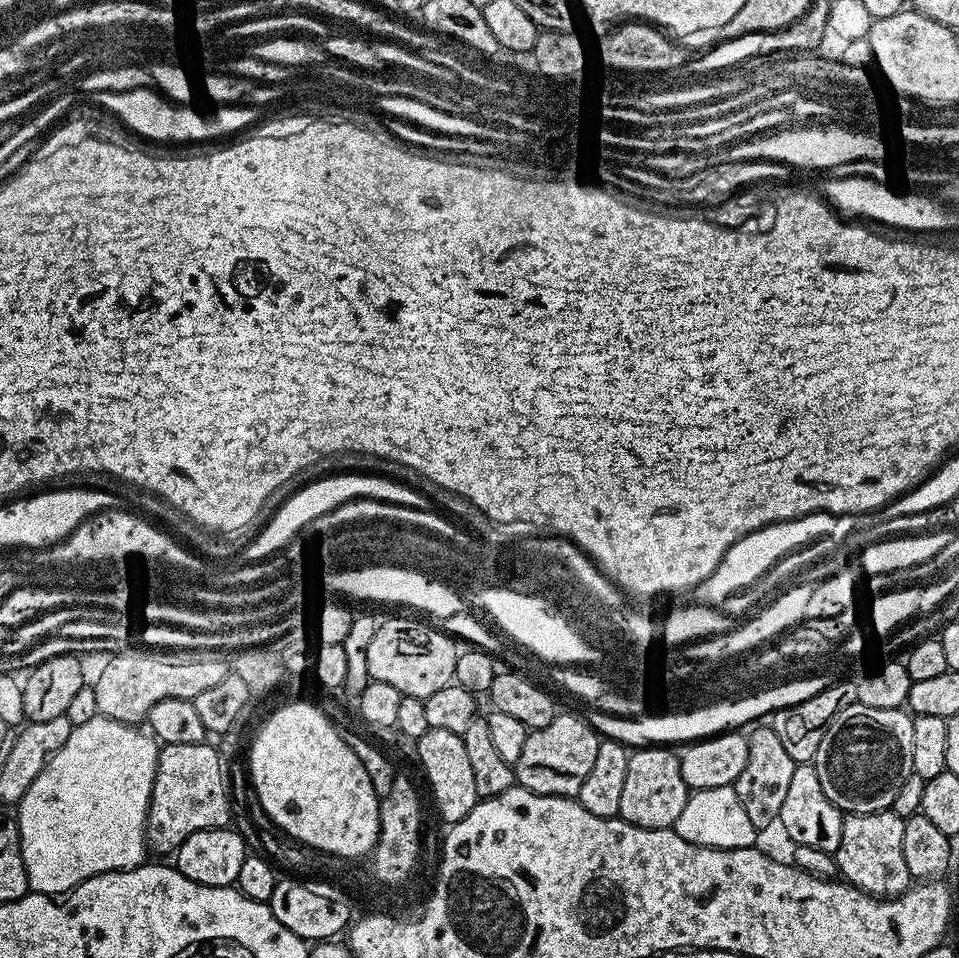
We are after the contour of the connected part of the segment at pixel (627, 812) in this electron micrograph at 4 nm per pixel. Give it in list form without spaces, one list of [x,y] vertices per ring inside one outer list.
[[[637,747],[628,758],[619,819],[639,828],[672,828],[689,795],[688,783],[682,778],[679,755],[671,747]]]

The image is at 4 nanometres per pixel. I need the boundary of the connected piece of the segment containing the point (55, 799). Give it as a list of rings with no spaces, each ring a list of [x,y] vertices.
[[[98,715],[73,728],[70,738],[66,738],[66,746],[48,757],[47,766],[34,778],[34,786],[26,790],[16,810],[20,849],[31,891],[56,896],[103,872],[121,872],[145,863],[144,855],[150,852],[146,822],[160,748],[147,731],[140,730]]]

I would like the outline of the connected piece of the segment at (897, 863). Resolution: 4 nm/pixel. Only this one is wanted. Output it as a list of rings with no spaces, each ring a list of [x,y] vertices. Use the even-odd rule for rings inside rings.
[[[891,810],[845,815],[842,822],[842,842],[834,854],[839,875],[847,883],[869,892],[871,896],[891,898],[907,892],[914,877],[902,854],[904,821],[905,817],[897,816]]]

